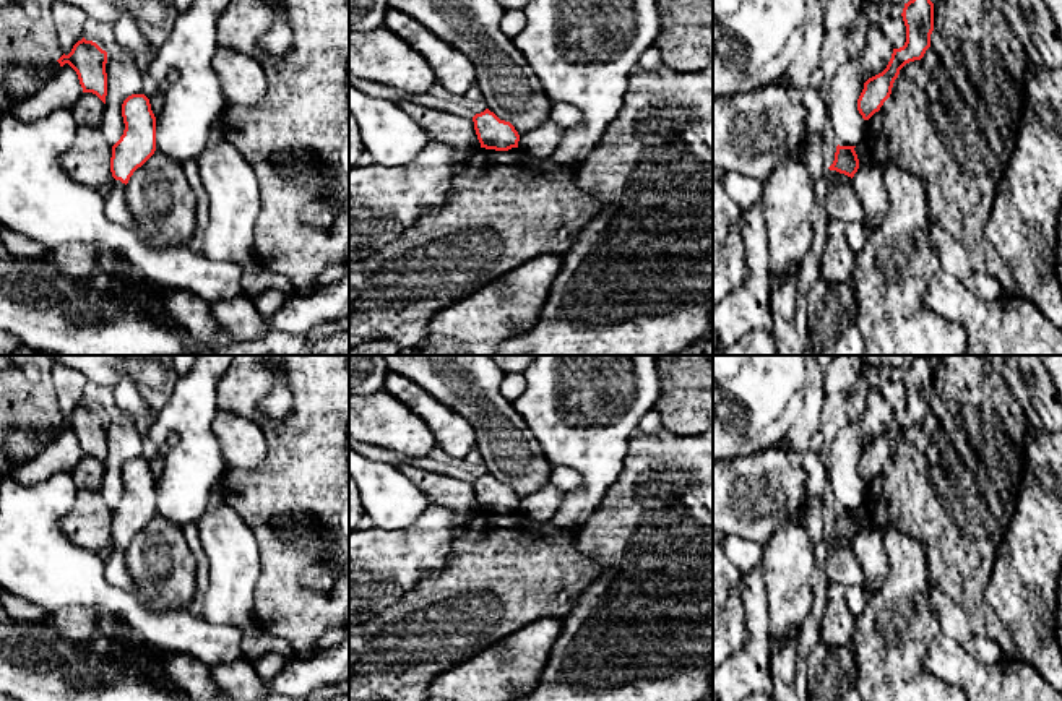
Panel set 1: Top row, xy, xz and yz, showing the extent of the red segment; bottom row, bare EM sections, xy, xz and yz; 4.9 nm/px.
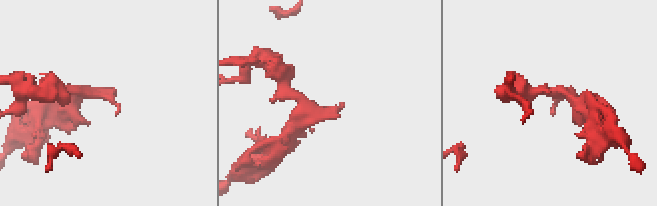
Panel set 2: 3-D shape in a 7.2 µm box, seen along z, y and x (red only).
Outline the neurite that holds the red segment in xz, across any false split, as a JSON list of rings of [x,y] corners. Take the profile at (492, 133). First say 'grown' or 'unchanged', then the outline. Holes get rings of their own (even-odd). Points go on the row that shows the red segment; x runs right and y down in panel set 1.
unchanged; [[[489,109],[476,114],[473,122],[481,148],[495,151],[518,148],[520,135],[515,127],[510,122],[500,120]]]

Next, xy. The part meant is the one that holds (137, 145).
grown; [[[132,94],[122,104],[123,135],[112,146],[110,172],[115,188],[102,200],[104,214],[136,234],[132,211],[125,201],[125,185],[133,172],[156,151],[156,117],[145,94]]]

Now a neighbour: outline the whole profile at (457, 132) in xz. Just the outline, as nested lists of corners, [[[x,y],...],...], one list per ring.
[[[395,101],[395,104],[417,122],[430,135],[432,141],[468,154],[481,149],[473,118],[408,101]]]

